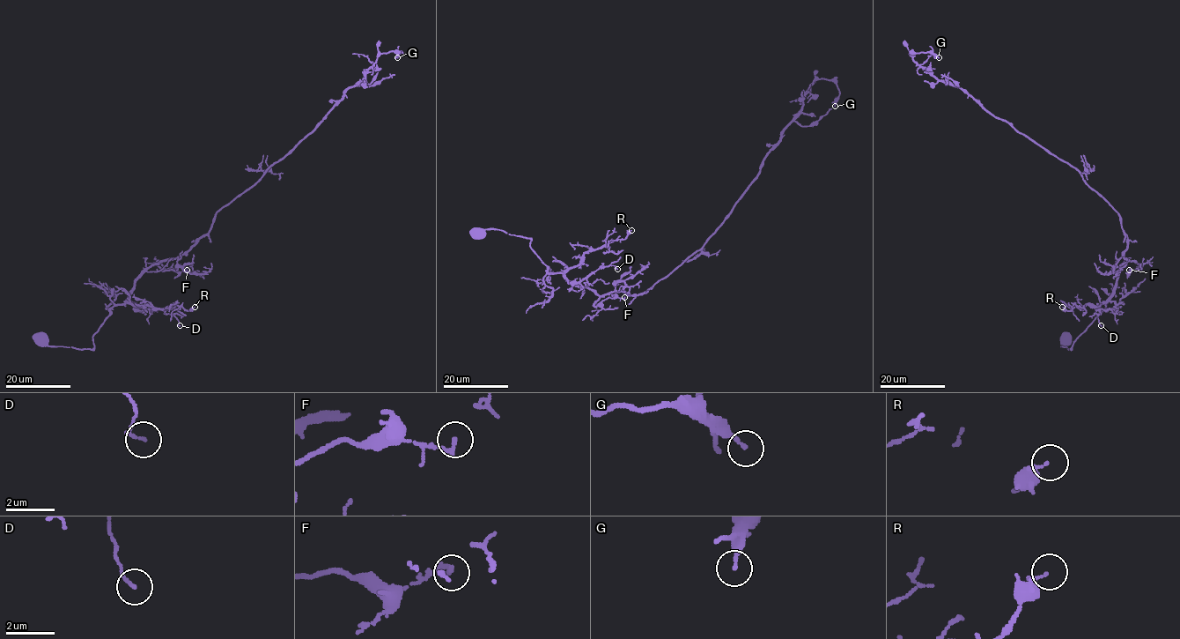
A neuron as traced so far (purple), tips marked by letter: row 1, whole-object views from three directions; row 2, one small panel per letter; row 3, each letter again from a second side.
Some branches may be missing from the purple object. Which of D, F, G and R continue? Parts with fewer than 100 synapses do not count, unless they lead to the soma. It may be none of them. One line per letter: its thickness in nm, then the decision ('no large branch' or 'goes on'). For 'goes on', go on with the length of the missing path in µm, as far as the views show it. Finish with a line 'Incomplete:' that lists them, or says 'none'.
D: 110 nm thick; no large branch
F: 180 nm thick; no large branch
G: 170 nm thick; no large branch
R: 150 nm thick; no large branch
Incomplete: none

